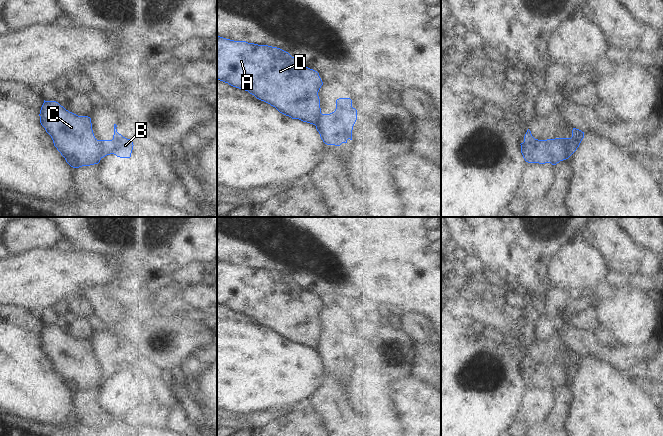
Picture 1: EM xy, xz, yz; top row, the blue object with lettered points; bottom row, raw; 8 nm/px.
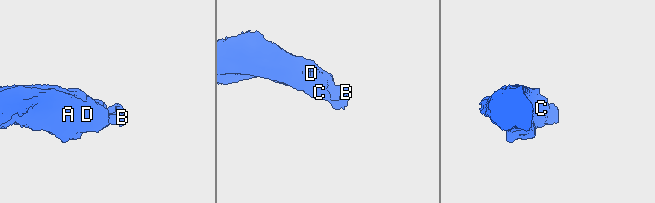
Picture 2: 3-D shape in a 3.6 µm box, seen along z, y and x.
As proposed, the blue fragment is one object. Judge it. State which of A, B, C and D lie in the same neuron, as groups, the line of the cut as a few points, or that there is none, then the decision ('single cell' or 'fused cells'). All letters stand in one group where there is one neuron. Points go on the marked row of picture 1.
A C D / B | yz (562, 138), (567, 148), (568, 157) | fused cells

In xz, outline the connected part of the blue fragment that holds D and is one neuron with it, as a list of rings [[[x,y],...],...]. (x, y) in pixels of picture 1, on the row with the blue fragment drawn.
[[[217,35],[217,79],[248,91],[292,119],[315,125],[319,118],[318,92],[323,85],[319,73],[280,48],[234,41]]]

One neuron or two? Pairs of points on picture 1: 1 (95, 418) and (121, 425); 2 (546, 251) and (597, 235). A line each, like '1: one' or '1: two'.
1: two
2: two

